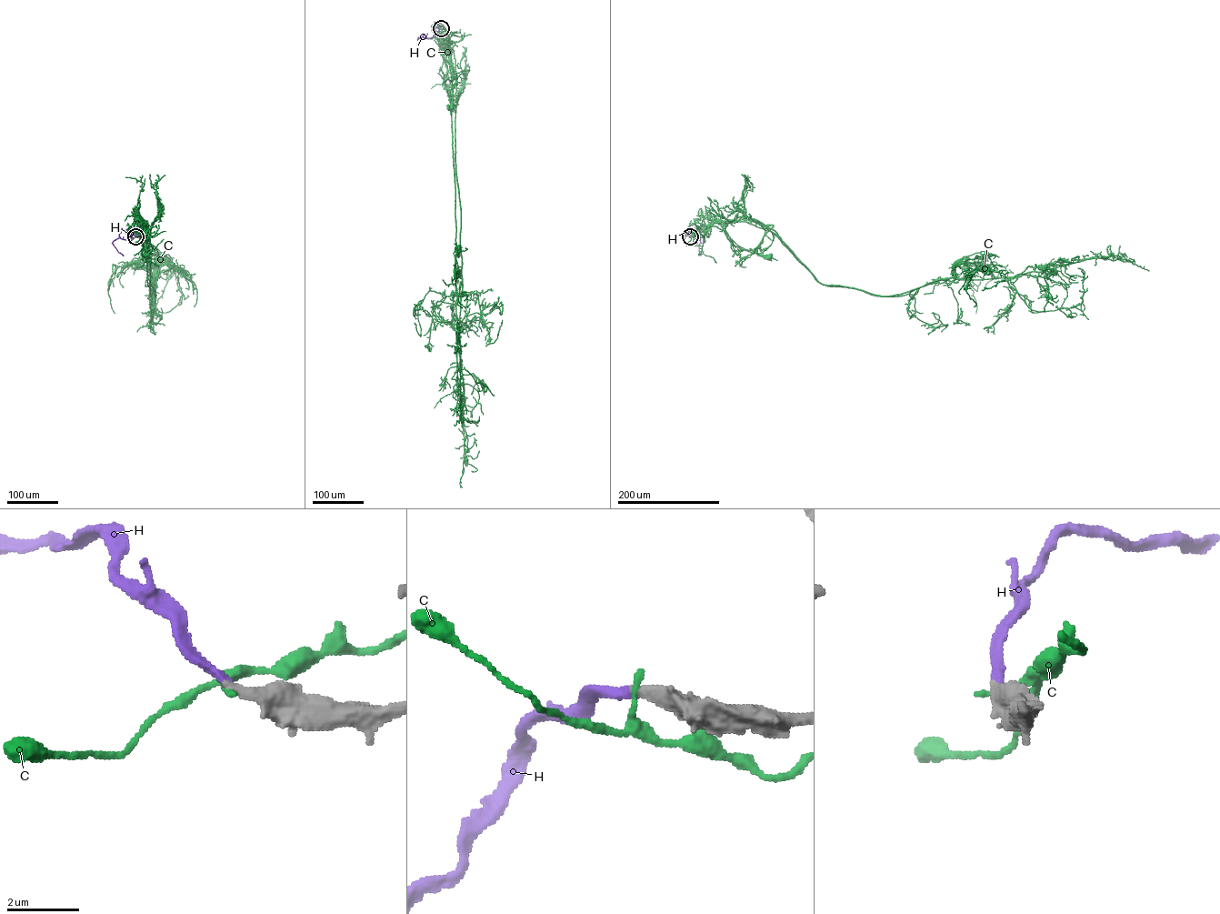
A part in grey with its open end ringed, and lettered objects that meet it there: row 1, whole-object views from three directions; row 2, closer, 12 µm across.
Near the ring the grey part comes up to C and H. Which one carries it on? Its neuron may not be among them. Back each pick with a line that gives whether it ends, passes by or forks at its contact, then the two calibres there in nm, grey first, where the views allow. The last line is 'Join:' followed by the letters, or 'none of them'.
H: It ends there. Thickness 400 nm (grey) against 240 nm
Join: H

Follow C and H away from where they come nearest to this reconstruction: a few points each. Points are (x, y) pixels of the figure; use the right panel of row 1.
C: (690, 236), (702, 237), (706, 225), (720, 221), (765, 230), (772, 225), (756, 249), (769, 256)
H: (690, 236), (694, 235), (698, 239), (700, 236), (696, 238), (700, 241), (701, 256)

